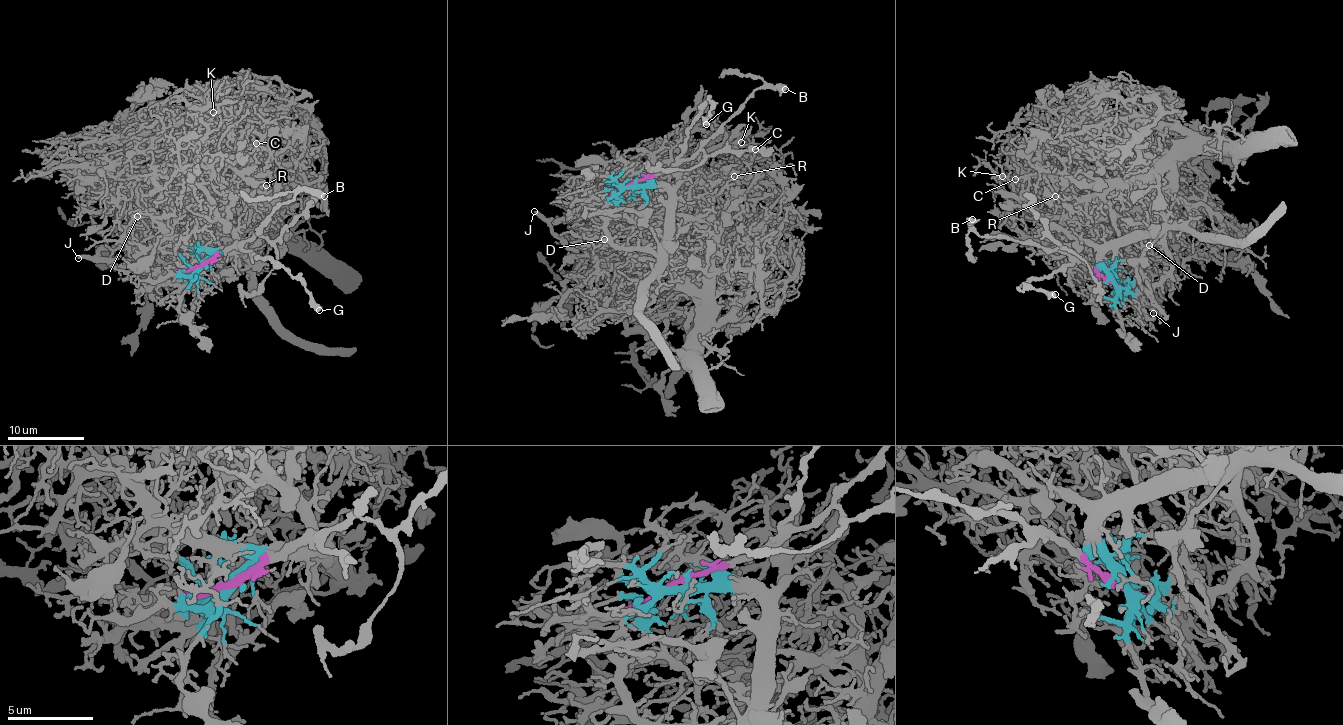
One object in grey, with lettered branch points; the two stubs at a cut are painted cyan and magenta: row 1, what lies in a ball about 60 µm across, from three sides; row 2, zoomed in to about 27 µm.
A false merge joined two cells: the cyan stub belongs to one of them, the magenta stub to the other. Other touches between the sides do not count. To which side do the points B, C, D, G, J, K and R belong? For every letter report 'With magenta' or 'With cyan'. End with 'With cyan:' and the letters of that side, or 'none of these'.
B: With magenta
C: With cyan
D: With cyan
G: With magenta
J: With magenta
K: With cyan
R: With cyan
With cyan: C, D, K, R

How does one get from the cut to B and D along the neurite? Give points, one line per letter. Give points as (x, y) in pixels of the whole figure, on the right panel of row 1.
B: (1111, 282), (1065, 251), (995, 235), (982, 236), (968, 221), (972, 219)
D: (1113, 282), (1111, 268), (1118, 262), (1139, 258), (1158, 229), (1180, 244), (1148, 244)

